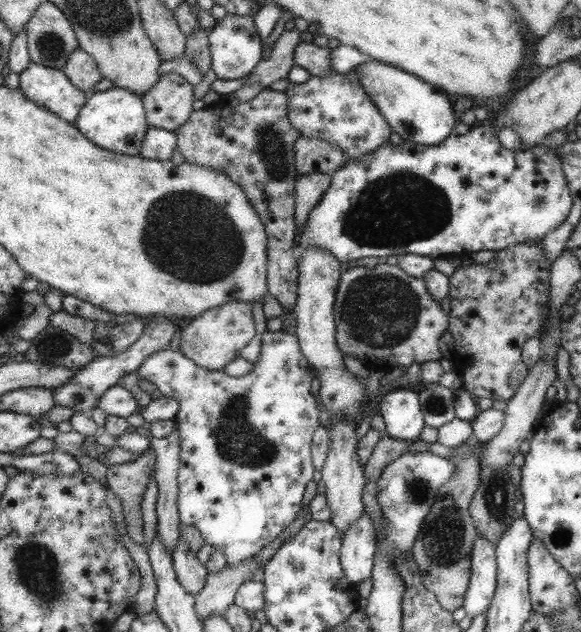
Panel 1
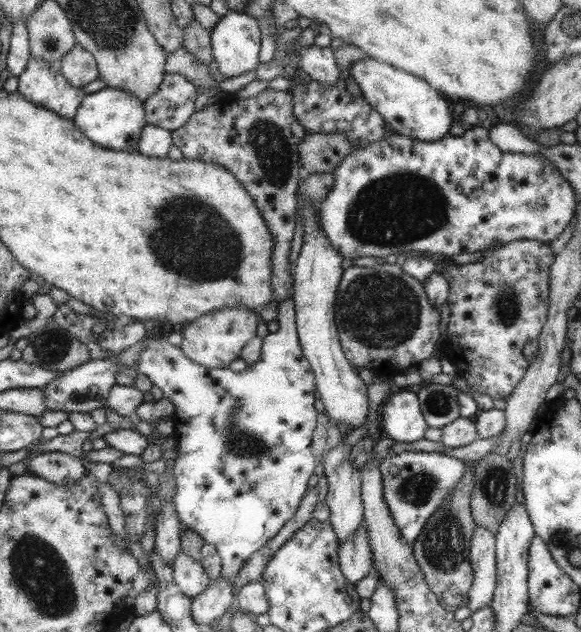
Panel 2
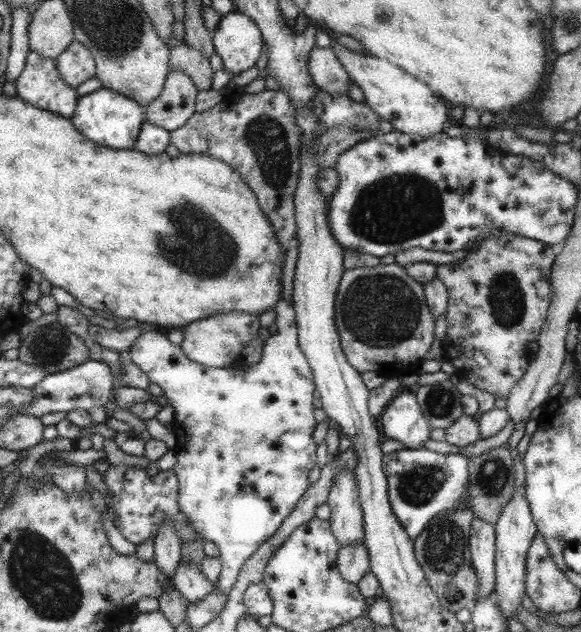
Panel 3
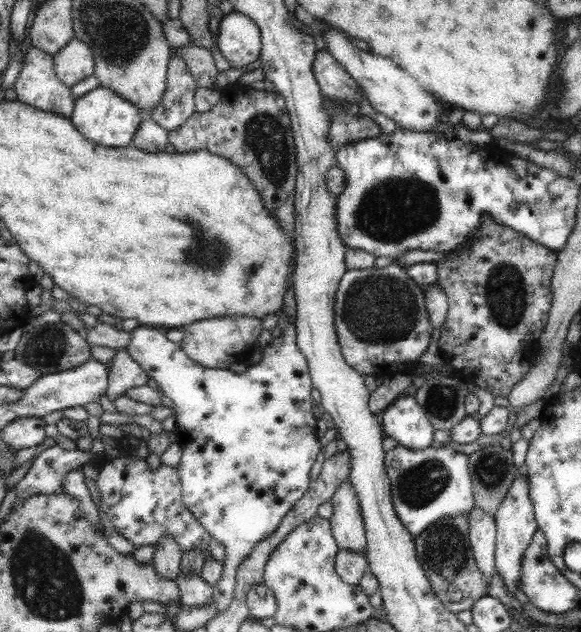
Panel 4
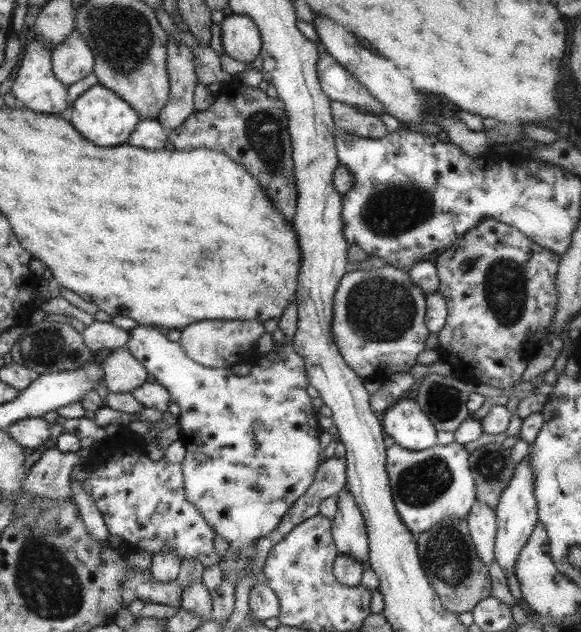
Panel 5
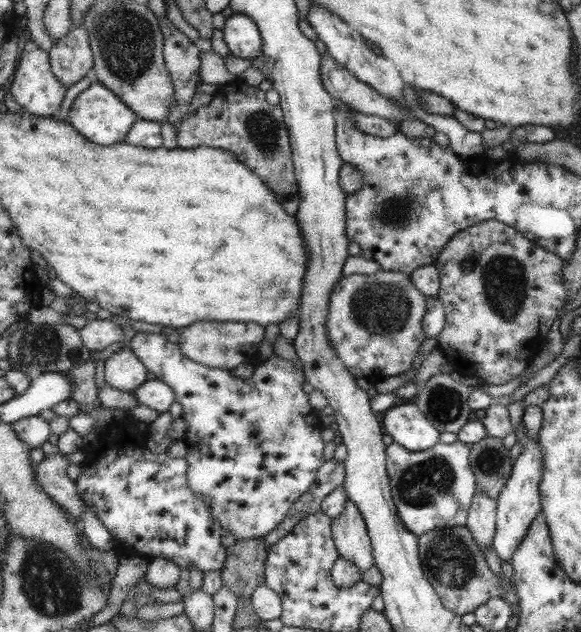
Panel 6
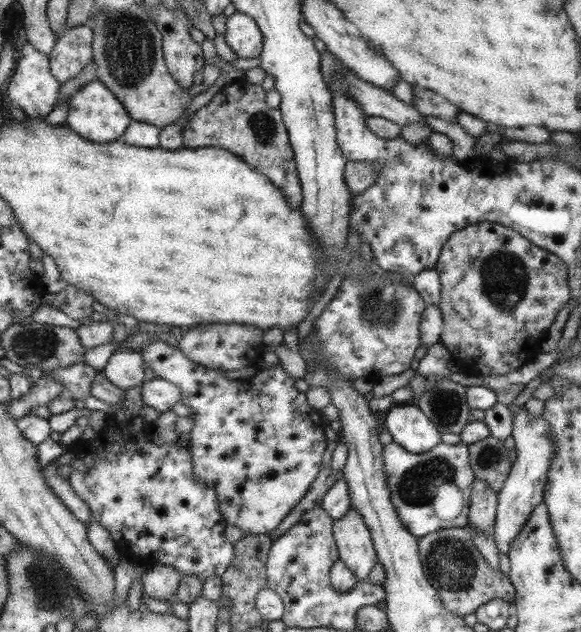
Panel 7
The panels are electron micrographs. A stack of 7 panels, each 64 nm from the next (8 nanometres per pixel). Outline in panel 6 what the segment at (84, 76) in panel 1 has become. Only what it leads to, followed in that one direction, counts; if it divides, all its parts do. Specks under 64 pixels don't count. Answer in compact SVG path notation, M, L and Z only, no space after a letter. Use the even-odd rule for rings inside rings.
M81 26L72 27L55 43L50 51L50 61L52 71L66 88L77 83L85 75L90 75L94 58L87 29Z

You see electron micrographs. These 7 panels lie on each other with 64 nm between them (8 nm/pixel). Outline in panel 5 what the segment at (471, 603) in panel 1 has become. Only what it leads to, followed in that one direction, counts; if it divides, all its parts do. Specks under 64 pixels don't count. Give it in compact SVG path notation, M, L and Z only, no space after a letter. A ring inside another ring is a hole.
M475 501L470 516L464 518L469 528L475 552L486 568L494 562L494 537L497 532L497 514L487 504Z

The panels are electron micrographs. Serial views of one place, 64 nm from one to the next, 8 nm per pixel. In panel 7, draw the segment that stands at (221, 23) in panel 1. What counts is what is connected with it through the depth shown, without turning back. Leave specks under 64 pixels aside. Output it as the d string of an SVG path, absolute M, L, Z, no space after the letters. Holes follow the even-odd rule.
M237 11L228 16L223 36L239 58L255 58L262 54L262 33L250 16Z

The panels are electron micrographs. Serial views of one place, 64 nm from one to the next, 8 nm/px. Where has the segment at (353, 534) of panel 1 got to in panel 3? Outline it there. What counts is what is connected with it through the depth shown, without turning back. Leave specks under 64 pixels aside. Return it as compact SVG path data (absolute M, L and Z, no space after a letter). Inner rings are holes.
M364 540L359 544L347 544L337 554L338 572L349 584L357 584L369 571L369 560Z

